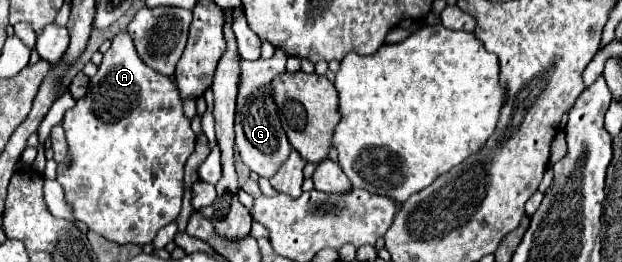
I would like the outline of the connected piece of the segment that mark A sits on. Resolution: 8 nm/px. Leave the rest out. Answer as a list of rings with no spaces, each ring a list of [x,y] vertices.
[[[127,32],[113,38],[111,48],[103,54],[97,74],[91,78],[89,90],[77,104],[67,110],[63,128],[69,146],[69,160],[57,164],[57,182],[65,190],[65,200],[73,208],[75,220],[87,224],[89,230],[117,244],[149,244],[155,234],[171,224],[181,212],[183,170],[187,158],[195,150],[195,132],[185,116],[177,86],[159,72],[153,72],[133,48]]]

